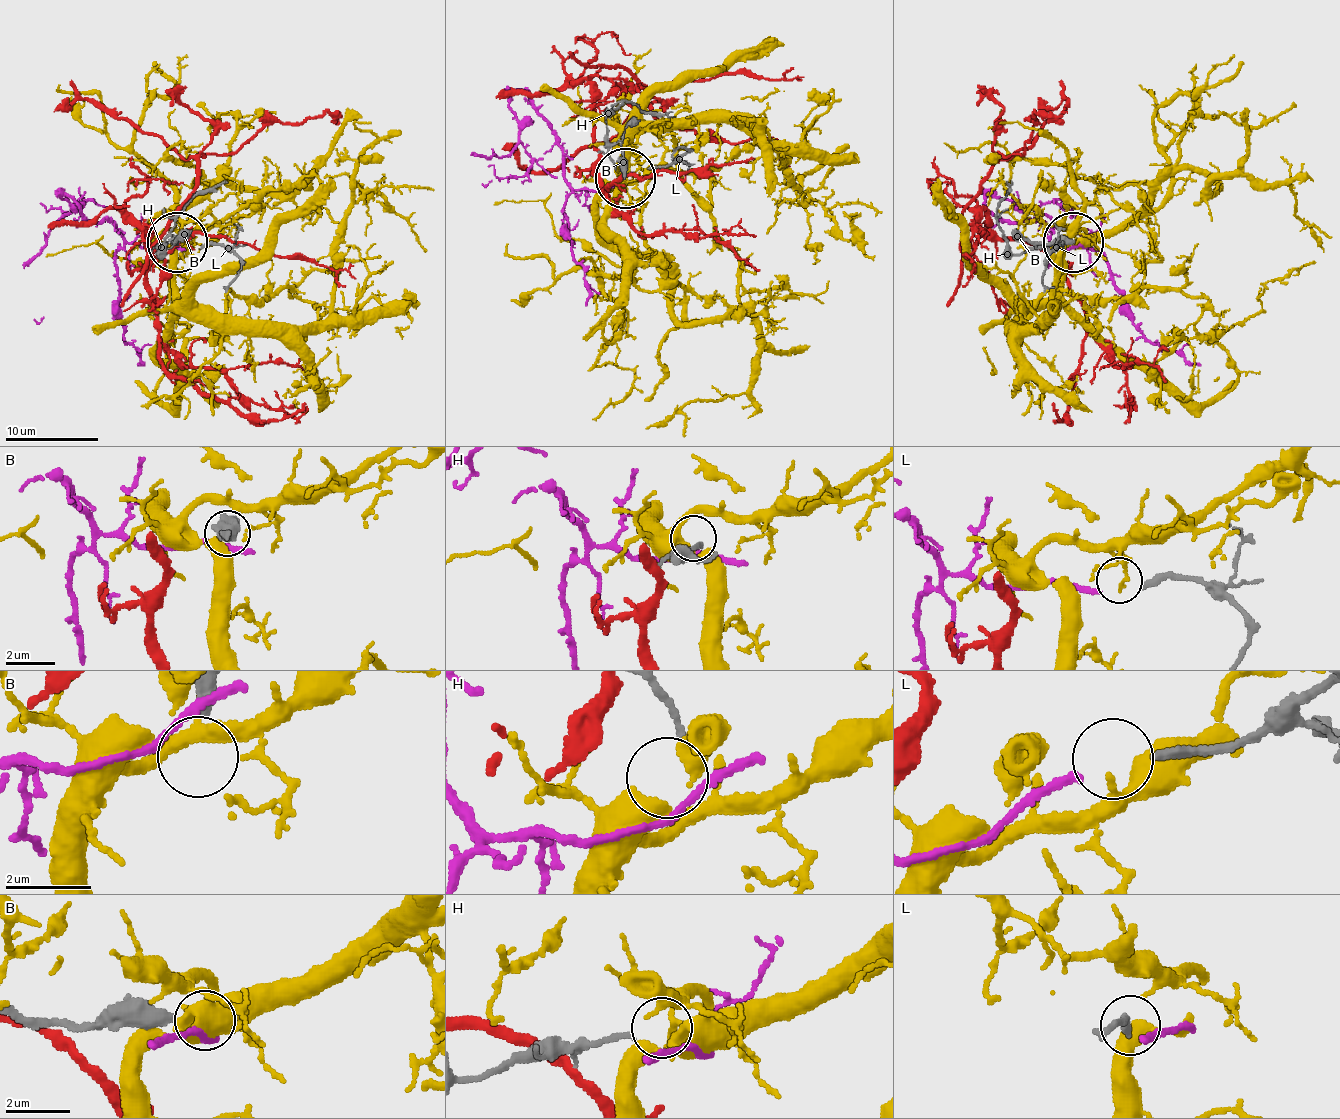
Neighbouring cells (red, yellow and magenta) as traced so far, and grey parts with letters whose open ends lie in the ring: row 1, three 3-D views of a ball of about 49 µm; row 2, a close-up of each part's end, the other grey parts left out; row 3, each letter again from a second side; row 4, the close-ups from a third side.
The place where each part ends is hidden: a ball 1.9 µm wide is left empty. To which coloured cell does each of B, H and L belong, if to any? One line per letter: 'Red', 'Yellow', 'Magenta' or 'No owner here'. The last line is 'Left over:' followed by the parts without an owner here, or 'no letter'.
B: No owner here
H: No owner here
L: Magenta
Left over: B, H

